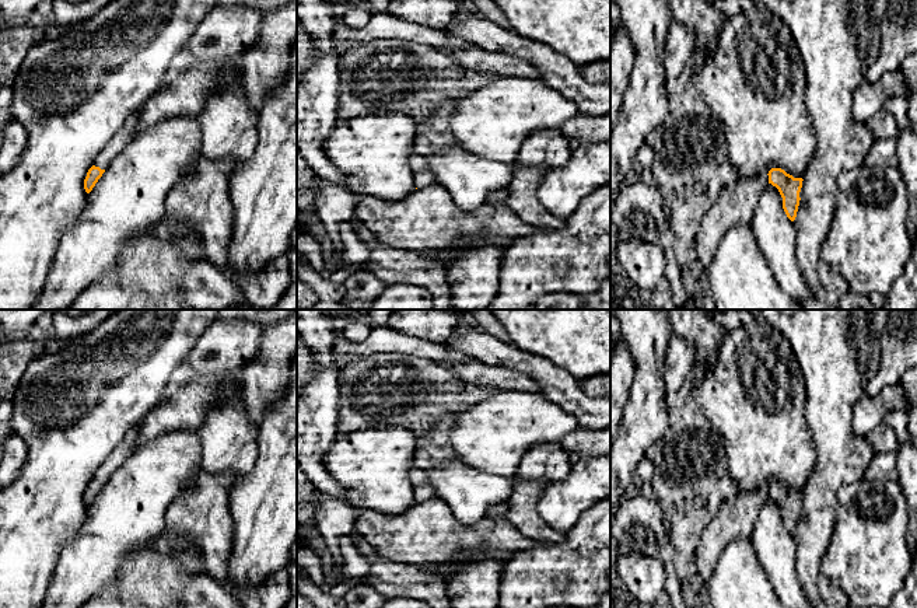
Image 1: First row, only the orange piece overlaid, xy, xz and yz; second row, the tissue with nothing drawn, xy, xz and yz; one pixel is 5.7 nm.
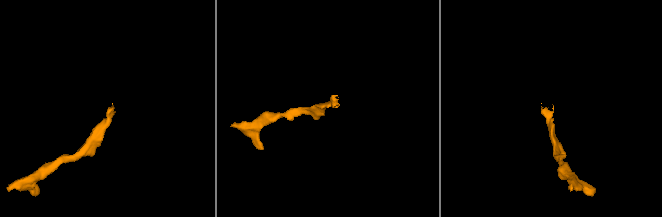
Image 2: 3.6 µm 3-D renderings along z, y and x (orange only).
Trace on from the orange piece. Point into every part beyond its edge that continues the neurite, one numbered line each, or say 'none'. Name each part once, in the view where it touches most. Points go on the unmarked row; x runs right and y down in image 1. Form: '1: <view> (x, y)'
1: xy (123, 451)

